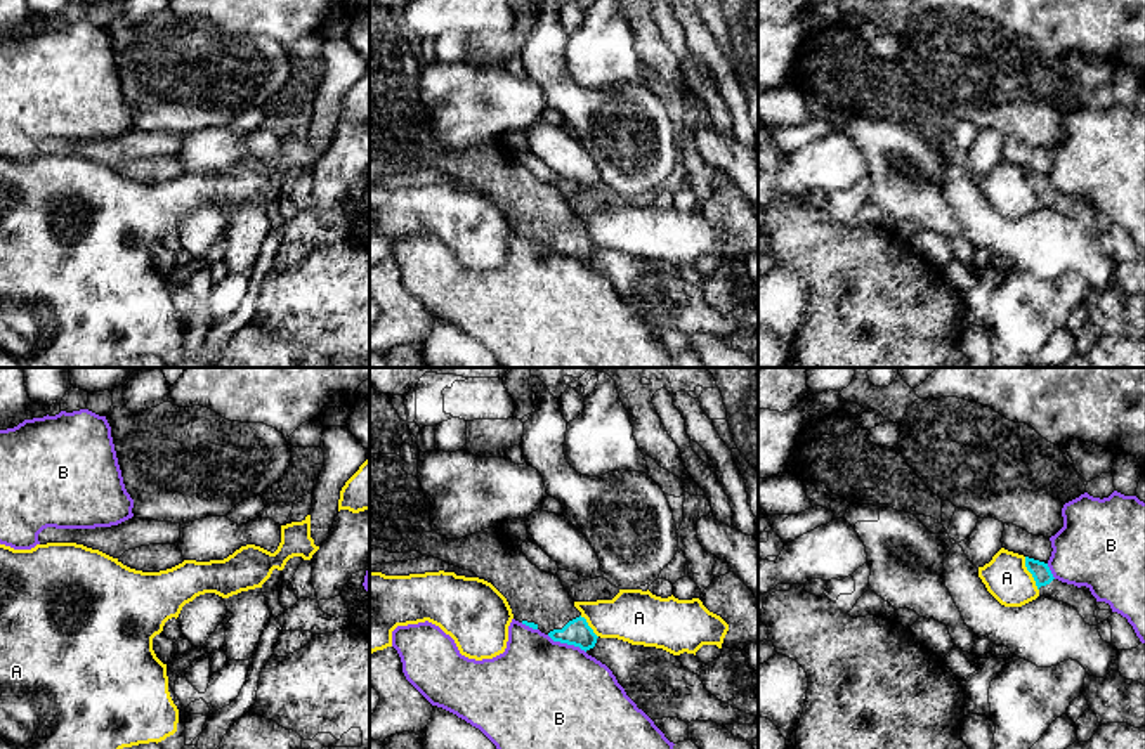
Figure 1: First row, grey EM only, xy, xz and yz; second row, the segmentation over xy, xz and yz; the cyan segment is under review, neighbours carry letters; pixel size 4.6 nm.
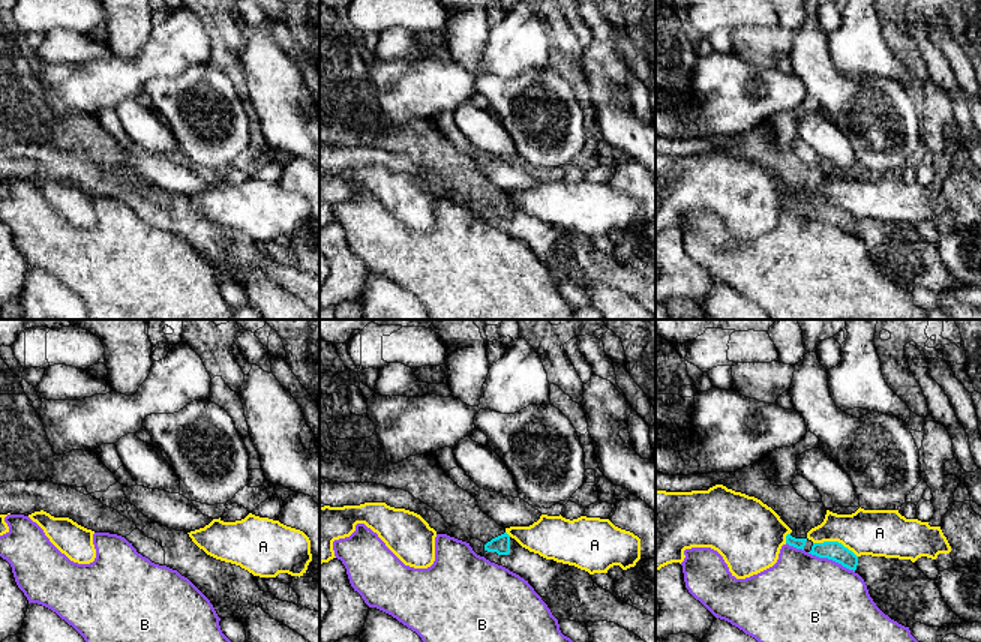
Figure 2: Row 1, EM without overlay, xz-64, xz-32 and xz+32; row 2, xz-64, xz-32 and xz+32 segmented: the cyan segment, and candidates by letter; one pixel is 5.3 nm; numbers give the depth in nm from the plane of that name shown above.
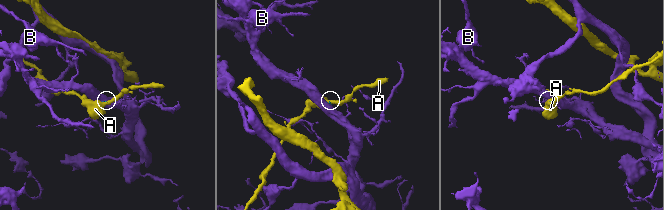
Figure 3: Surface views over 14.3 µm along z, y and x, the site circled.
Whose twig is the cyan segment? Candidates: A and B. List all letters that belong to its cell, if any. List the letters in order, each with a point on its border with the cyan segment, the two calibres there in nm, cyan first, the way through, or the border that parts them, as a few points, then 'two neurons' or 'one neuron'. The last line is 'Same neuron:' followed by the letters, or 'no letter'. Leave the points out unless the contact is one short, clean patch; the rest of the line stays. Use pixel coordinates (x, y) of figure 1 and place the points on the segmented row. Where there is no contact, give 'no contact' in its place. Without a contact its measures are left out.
A: meets cyan in yz at (1031, 573); 90 nm thick on the cyan side, 200 nm on the other; two neurons
B: meets cyan in xz at (566, 642); 120 nm thick on the cyan side, 480 nm on the other; border along xz (547, 635), (554, 640), (578, 645), (585, 652); two neurons
Same neuron: no letter

